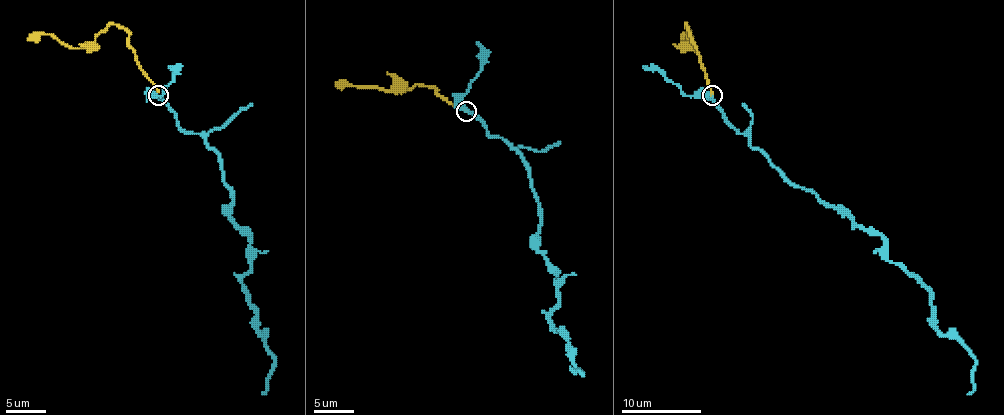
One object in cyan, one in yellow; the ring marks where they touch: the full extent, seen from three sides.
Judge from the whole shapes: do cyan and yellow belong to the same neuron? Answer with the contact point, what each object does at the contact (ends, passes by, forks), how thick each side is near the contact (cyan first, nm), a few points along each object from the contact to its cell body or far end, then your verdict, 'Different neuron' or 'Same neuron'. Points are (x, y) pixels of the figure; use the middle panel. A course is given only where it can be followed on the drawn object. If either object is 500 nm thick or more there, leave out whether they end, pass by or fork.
Place: (466, 111). At the ring cyan passes by. At the ring yellow ends. Thickness 320 nm (cyan) against 170 nm. Course of cyan: (466, 112), (524, 159), (538, 199), (538, 251), (558, 281), (550, 322), (564, 334), (582, 374), (570, 366). Course of yellow: (466, 112), (423, 84), (387, 90), (341, 86), (335, 82). Same neuron

